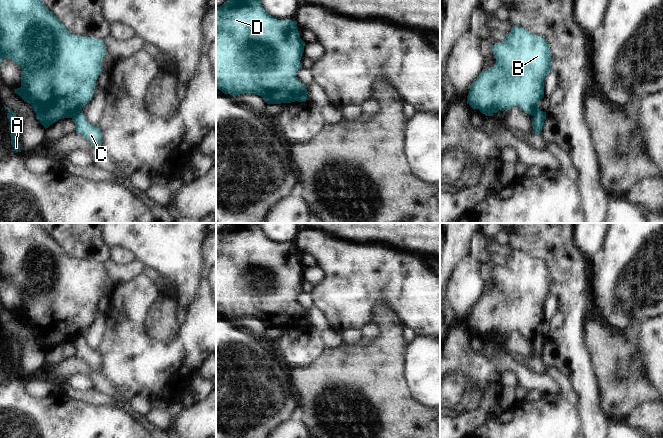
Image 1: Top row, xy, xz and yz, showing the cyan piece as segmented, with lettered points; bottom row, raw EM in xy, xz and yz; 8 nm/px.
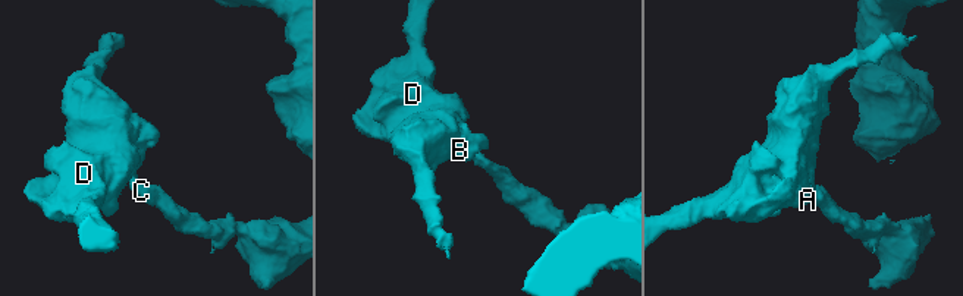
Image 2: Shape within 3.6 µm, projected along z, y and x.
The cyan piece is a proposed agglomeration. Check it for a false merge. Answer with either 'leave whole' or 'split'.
split

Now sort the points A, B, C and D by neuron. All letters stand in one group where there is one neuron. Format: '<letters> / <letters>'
A B D / C

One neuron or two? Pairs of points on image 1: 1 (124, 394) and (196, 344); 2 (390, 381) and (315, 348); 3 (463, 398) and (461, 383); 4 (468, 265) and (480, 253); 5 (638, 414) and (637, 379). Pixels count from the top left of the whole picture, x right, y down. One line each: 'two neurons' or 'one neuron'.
1: one neuron
2: two neurons
3: one neuron
4: two neurons
5: two neurons

